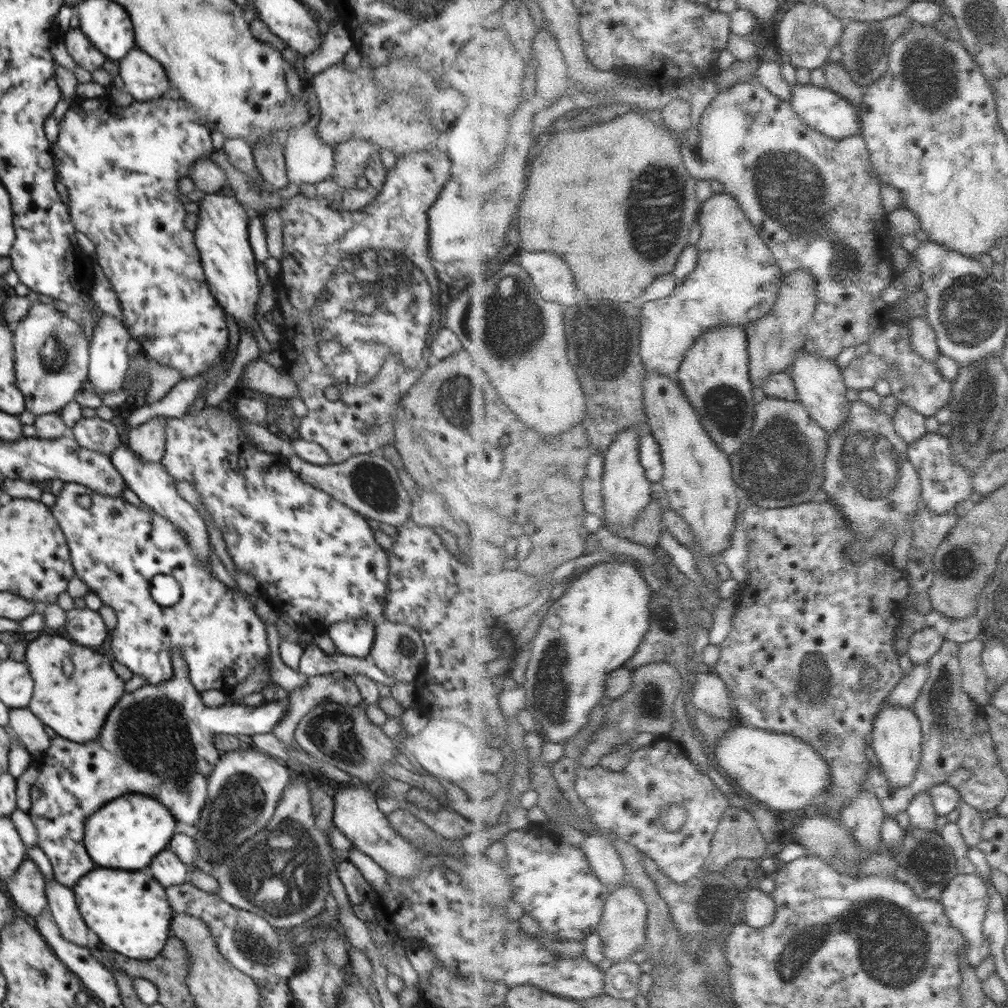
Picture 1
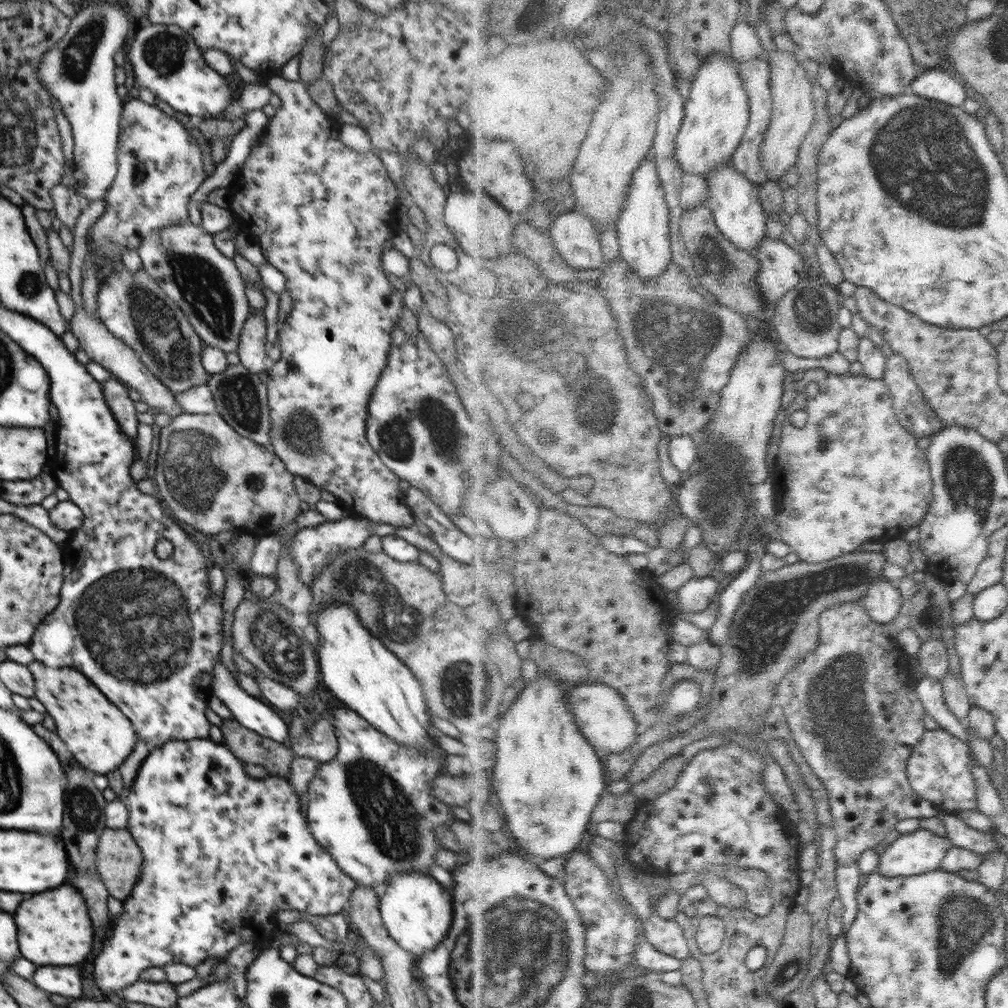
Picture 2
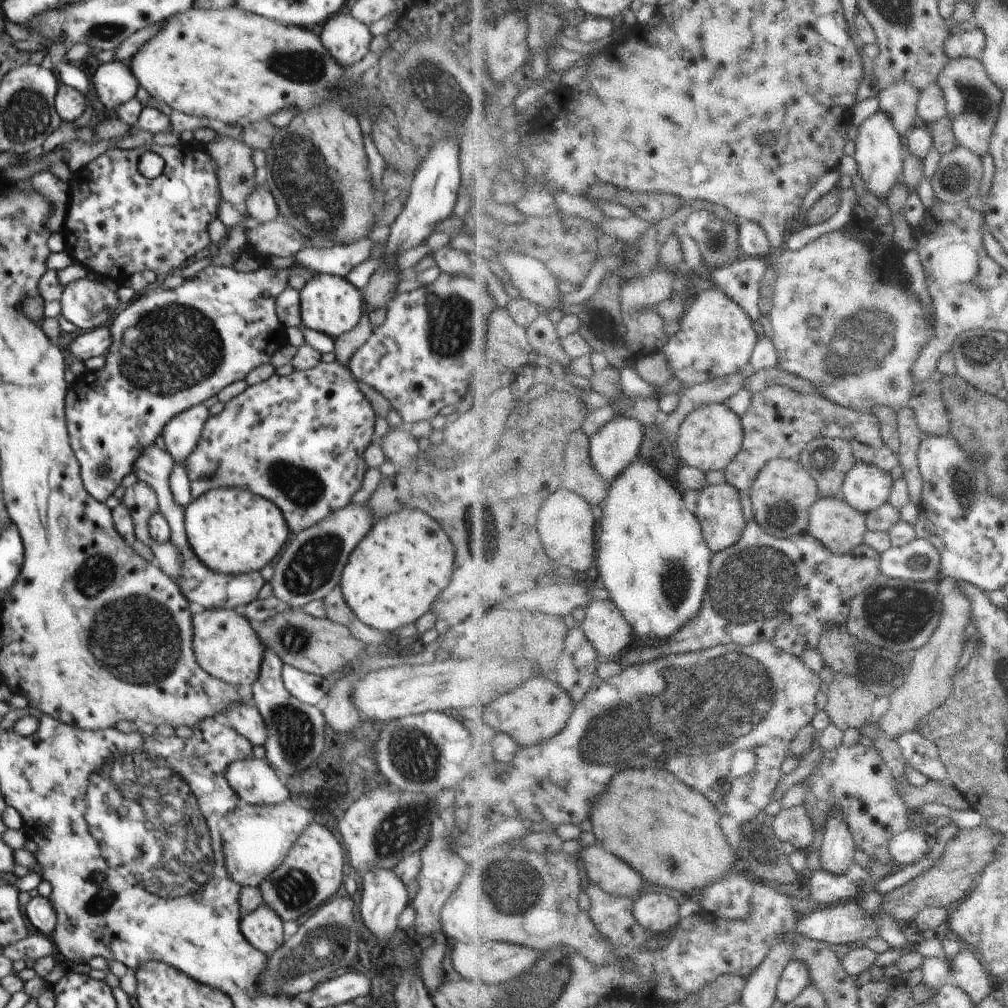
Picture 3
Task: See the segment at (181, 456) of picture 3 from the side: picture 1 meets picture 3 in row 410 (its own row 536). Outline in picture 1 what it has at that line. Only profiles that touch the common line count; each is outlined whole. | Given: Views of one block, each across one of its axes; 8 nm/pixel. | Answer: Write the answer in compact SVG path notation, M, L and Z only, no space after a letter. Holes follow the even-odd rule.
M123 443L116 446L114 453L110 455L110 460L112 464L114 464L116 471L122 475L126 486L130 488L132 492L136 493L136 496L142 500L143 504L161 514L166 520L172 522L172 525L176 525L176 529L180 530L180 533L184 533L184 537L186 537L187 542L189 542L195 557L199 558L206 566L210 566L211 569L211 545L204 520L190 503L178 495L176 485L174 484L176 480L164 471L162 464L148 463L148 461L140 459L130 447Z

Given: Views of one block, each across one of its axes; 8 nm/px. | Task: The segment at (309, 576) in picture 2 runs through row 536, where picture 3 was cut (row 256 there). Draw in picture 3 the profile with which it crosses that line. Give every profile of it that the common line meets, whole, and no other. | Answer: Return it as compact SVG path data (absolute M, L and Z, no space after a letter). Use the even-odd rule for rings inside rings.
M367 237L352 242L346 245L330 245L330 244L319 244L312 241L307 241L305 246L294 256L294 266L292 268L284 268L284 270L274 269L272 267L261 267L259 270L253 272L241 272L234 268L228 268L226 266L206 266L204 270L200 270L194 278L188 278L178 286L178 288L162 288L162 283L157 282L150 284L146 288L146 294L142 295L138 300L130 302L130 305L126 310L122 310L116 318L113 319L112 325L110 325L110 336L112 337L112 345L106 353L106 360L104 366L100 370L95 372L86 372L81 379L76 381L75 385L68 388L65 399L65 422L68 430L69 442L80 464L80 476L83 481L83 486L86 492L92 496L95 500L100 503L105 503L107 498L110 498L114 494L114 491L120 486L122 478L132 473L134 468L134 462L136 458L148 448L155 444L156 438L162 435L164 426L188 408L193 408L198 404L208 400L212 396L218 395L224 387L230 385L239 380L245 380L248 373L254 370L260 364L271 363L271 355L279 349L281 346L286 344L285 326L280 323L276 316L276 296L280 295L288 287L288 278L292 274L300 274L304 276L304 279L308 281L315 275L334 275L340 277L346 277L346 274L362 264L372 256L372 249L375 247L373 241ZM104 467L103 474L100 474L100 468Z

